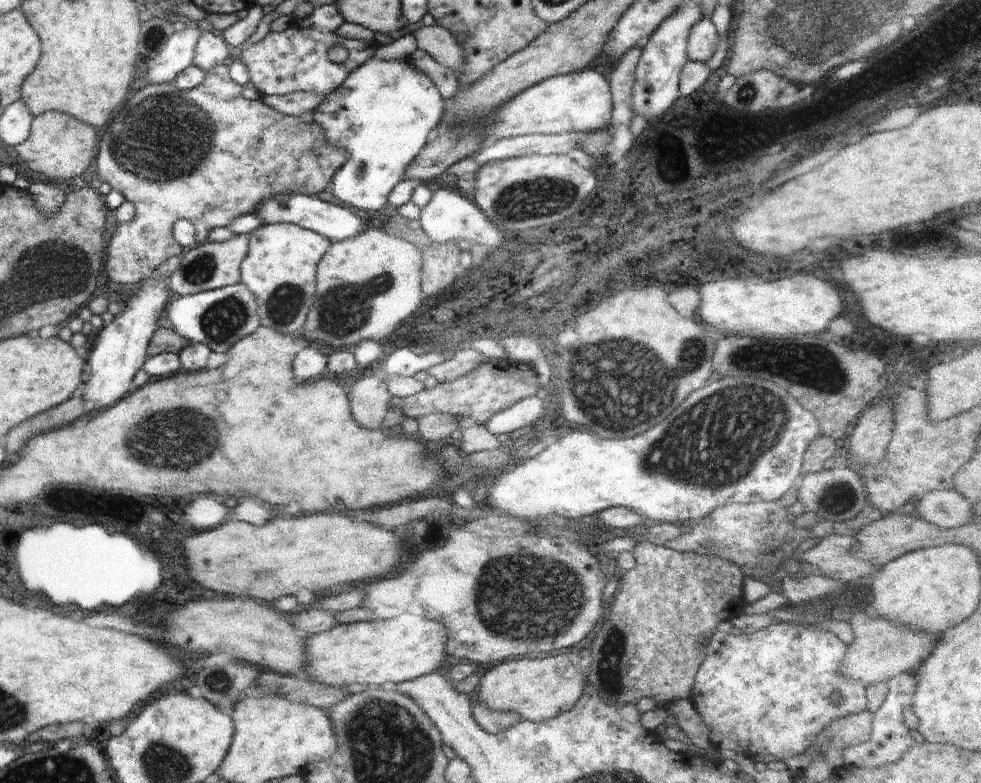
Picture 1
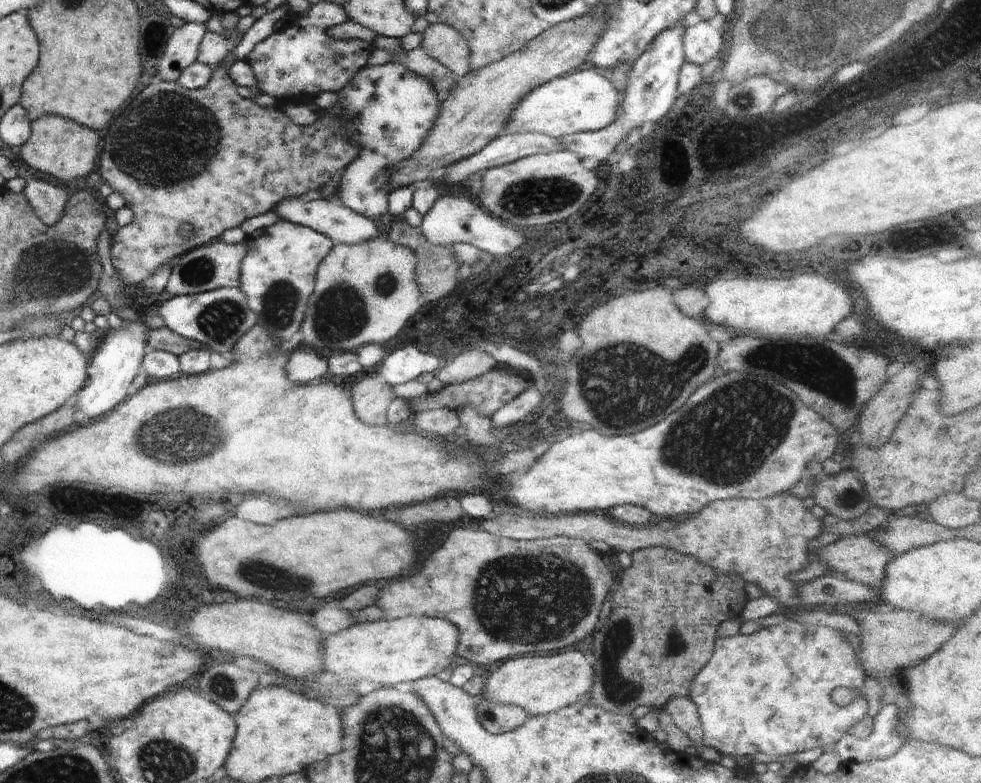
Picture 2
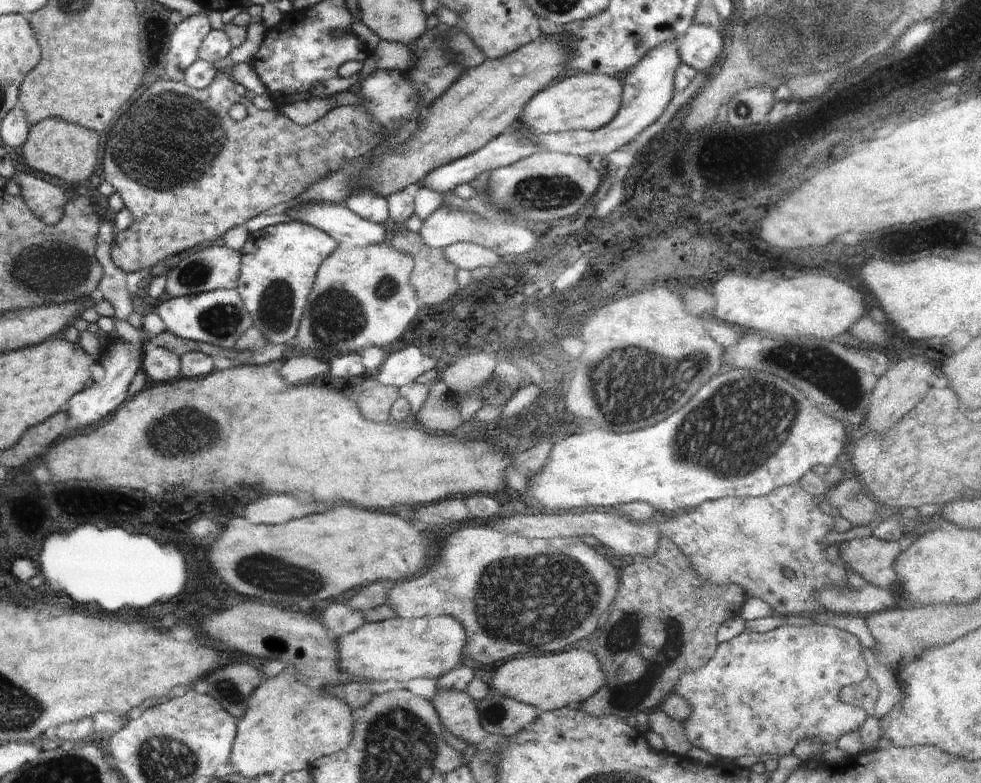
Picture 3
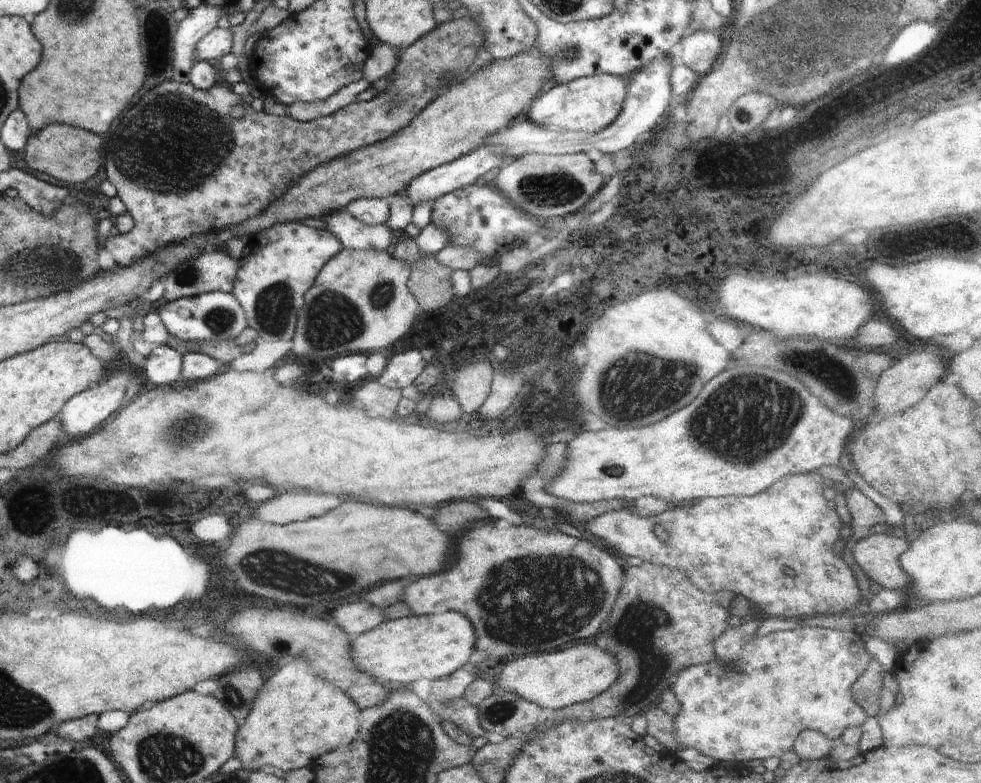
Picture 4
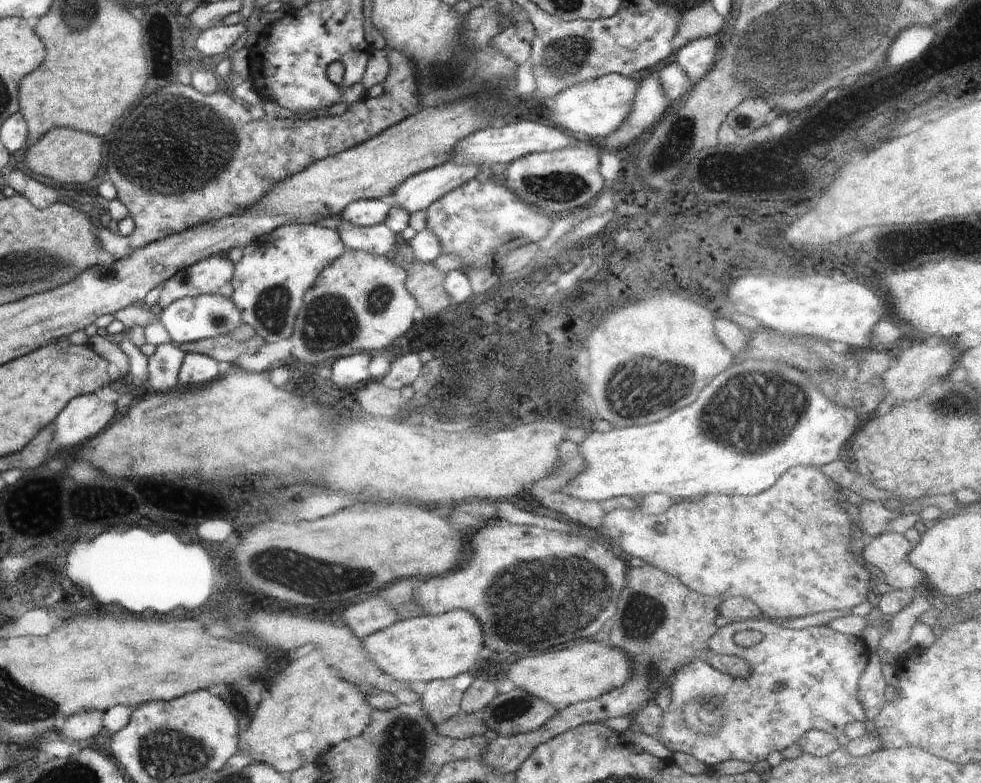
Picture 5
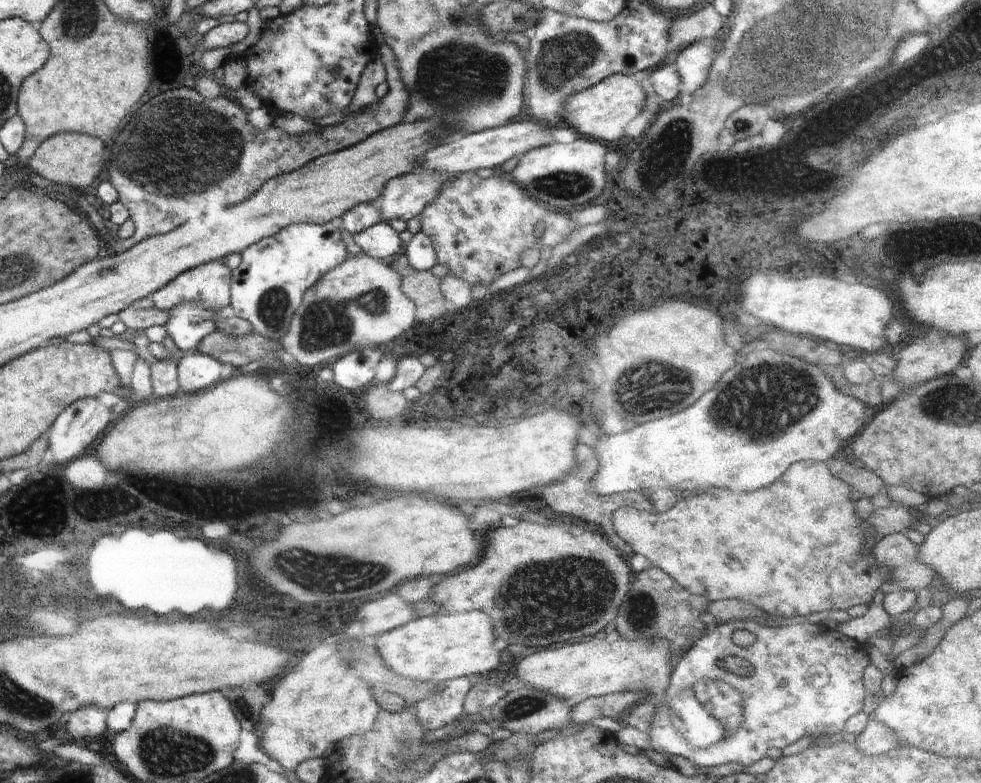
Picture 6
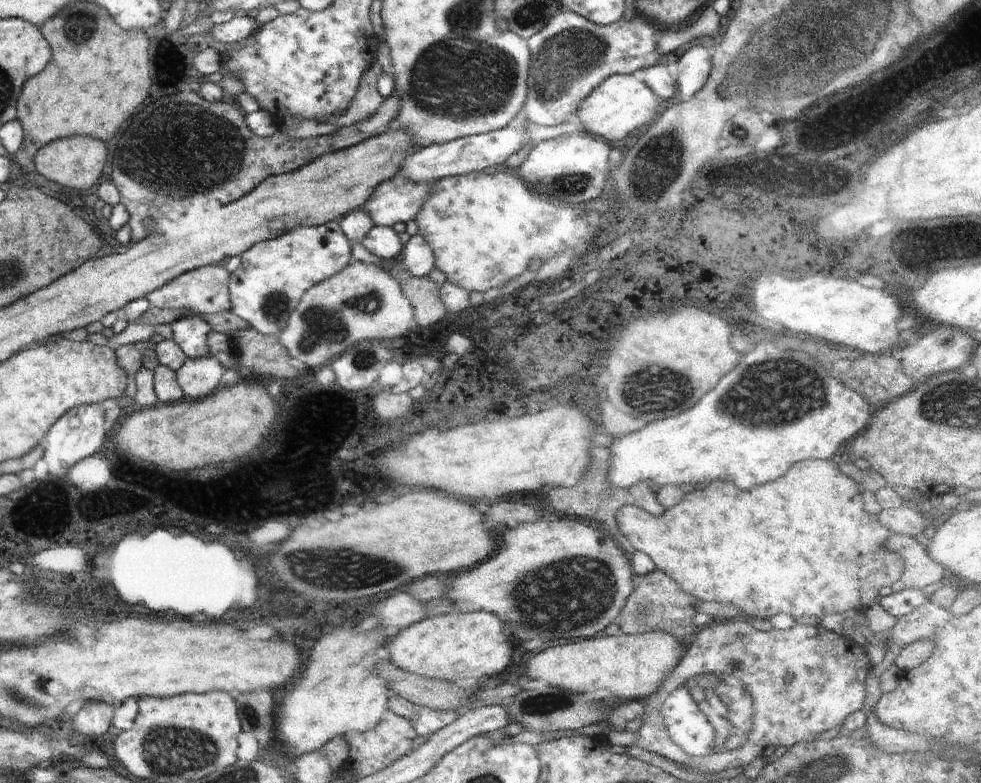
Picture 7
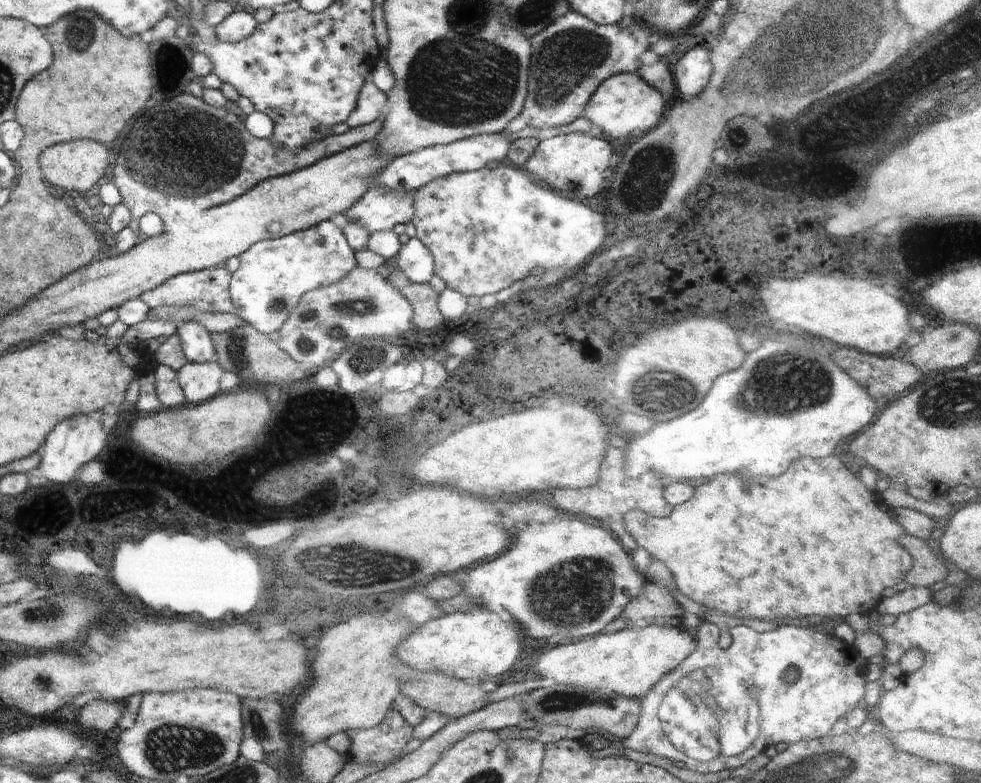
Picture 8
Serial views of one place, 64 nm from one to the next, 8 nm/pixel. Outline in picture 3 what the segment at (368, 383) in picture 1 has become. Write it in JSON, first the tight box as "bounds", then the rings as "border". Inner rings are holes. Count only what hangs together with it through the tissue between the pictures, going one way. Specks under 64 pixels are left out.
{"bounds":[358,384,399,423],"border":[[[376,384],[358,402],[362,416],[377,423],[388,422],[392,403],[399,397],[398,389],[394,385],[382,386],[382,384]]]}

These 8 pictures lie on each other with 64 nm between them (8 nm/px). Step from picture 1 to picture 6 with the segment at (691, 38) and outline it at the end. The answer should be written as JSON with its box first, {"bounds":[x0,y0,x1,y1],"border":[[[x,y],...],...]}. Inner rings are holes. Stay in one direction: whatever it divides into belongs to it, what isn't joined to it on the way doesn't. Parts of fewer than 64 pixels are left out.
{"bounds":[675,41,718,99],"border":[[[698,41],[679,51],[675,67],[685,86],[682,99],[692,96],[704,84],[716,56],[717,48],[718,42],[712,44],[712,48],[710,48],[710,41]]]}

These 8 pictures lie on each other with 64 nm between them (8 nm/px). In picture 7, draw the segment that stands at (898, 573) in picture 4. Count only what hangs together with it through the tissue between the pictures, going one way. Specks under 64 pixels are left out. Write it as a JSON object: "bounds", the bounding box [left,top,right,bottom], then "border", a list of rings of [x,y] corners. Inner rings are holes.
{"bounds":[883,533,947,590],"border":[[[892,533],[883,544],[883,548],[901,557],[903,569],[899,580],[906,589],[922,590],[924,586],[947,577],[943,568],[928,556],[926,548],[913,537]]]}

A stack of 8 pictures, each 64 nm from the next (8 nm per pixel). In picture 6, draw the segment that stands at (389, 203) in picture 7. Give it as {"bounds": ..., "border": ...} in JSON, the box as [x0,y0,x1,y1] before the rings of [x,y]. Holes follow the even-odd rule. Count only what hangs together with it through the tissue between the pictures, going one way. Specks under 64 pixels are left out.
{"bounds":[376,170,457,223],"border":[[[426,170],[404,174],[386,182],[376,202],[382,222],[387,223],[392,218],[402,218],[407,222],[418,217],[428,204],[432,204],[432,200],[436,200],[442,186],[454,176],[457,174]]]}

